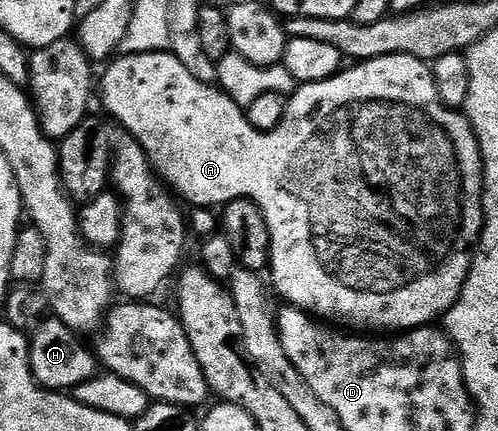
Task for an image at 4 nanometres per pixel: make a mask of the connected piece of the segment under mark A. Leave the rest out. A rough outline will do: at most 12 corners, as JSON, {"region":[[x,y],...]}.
{"region":[[169,50],[102,104],[183,201],[250,200],[289,307],[433,325],[482,234],[431,65],[295,87],[270,132]]}

